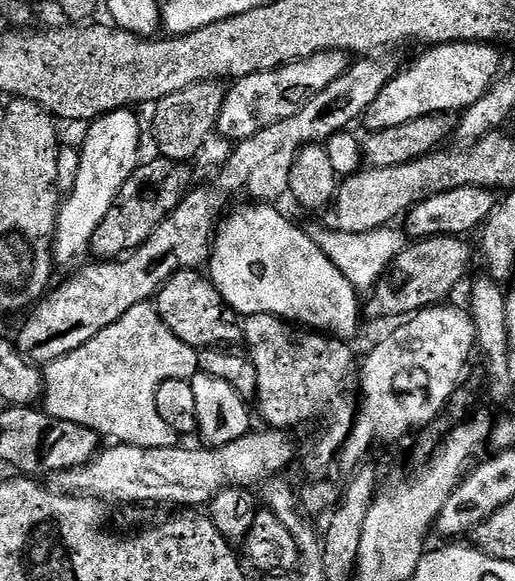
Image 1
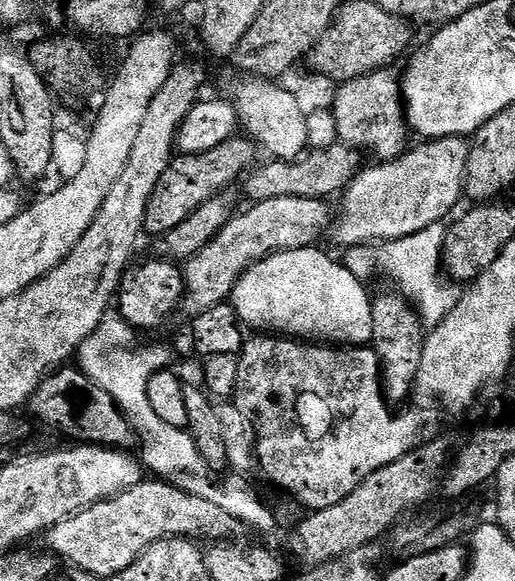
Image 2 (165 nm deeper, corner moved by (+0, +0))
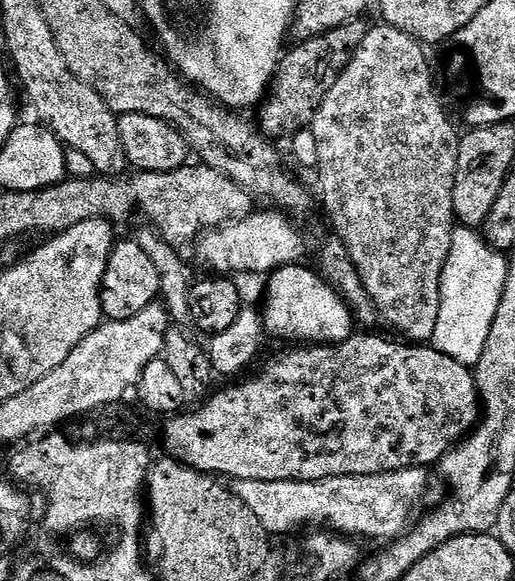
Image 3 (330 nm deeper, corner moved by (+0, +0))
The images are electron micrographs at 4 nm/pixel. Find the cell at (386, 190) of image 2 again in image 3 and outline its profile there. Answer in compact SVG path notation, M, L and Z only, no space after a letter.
M254 210L245 220L235 220L217 228L210 228L200 233L194 241L196 256L212 268L216 274L236 274L232 272L264 272L271 274L277 268L284 268L288 264L300 264L304 256L304 236L291 224L283 211Z

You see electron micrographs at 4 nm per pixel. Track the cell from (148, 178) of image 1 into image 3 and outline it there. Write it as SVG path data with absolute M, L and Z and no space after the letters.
M363 19L351 20L349 24L338 26L321 36L302 40L292 45L281 55L276 68L276 81L271 81L270 91L266 99L259 105L260 135L273 142L281 142L287 136L296 138L300 131L311 129L314 114L318 114L318 106L322 106L322 98L330 94L330 86L338 82L342 70L352 60L352 53L362 46L370 31Z

